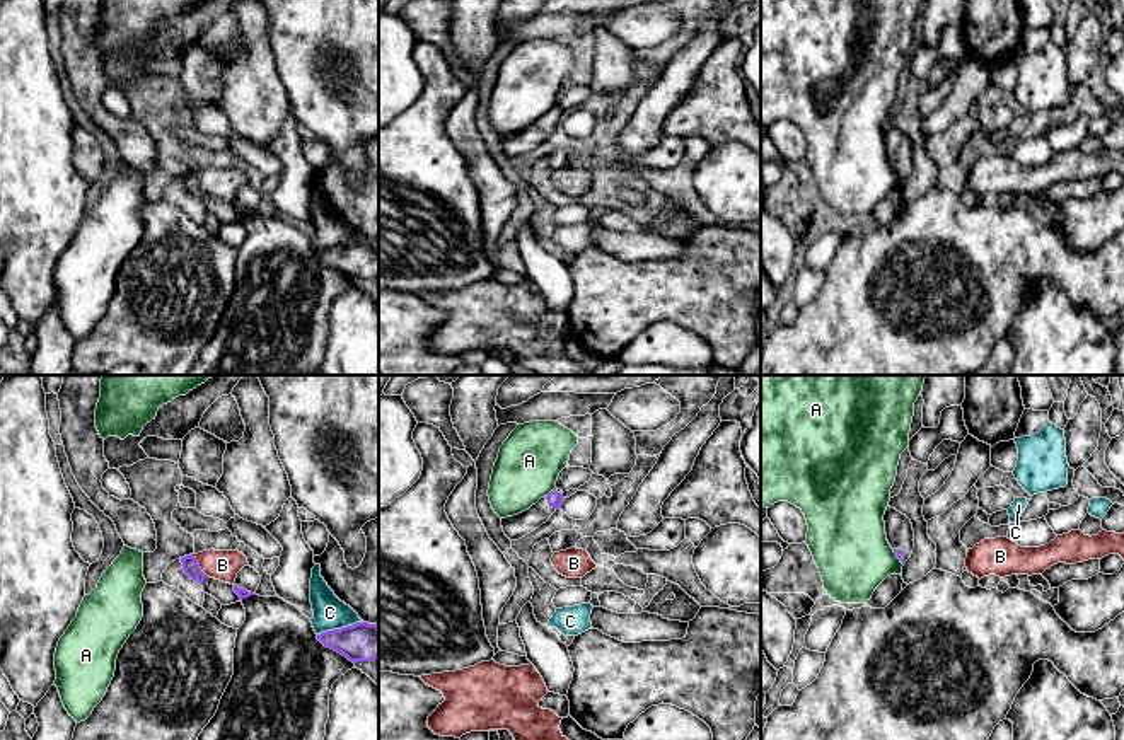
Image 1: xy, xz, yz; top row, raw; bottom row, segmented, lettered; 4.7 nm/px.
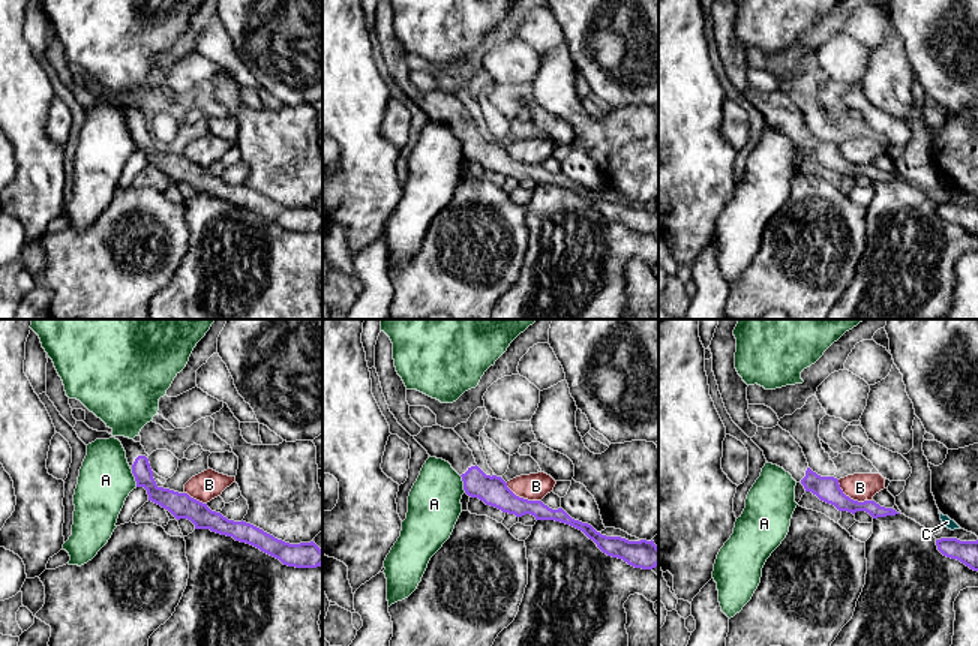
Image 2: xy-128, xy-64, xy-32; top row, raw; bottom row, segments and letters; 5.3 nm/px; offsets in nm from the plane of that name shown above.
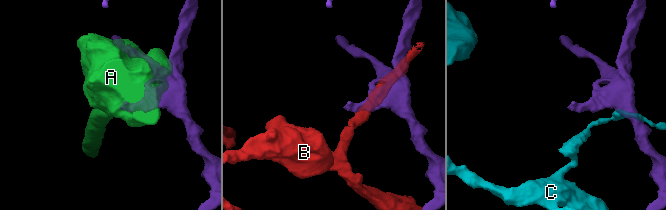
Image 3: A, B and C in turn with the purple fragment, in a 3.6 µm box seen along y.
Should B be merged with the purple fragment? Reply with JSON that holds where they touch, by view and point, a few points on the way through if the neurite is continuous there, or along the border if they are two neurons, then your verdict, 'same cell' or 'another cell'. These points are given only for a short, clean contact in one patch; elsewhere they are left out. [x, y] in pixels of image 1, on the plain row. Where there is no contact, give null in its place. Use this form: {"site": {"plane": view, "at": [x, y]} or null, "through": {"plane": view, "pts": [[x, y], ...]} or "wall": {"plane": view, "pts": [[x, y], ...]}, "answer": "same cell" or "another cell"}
{"site": {"plane": "xy", "at": [198, 183]}, "wall": {"plane": "xy", "pts": [[193, 173], [207, 193]]}, "answer": "another cell"}

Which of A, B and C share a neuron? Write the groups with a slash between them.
A / B / C

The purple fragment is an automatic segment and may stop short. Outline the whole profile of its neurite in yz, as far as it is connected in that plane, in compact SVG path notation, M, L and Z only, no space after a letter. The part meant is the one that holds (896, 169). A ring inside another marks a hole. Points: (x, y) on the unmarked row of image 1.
M887 124L885 128L884 140L887 159L904 182L911 176L914 167L913 142L906 133L890 124Z

